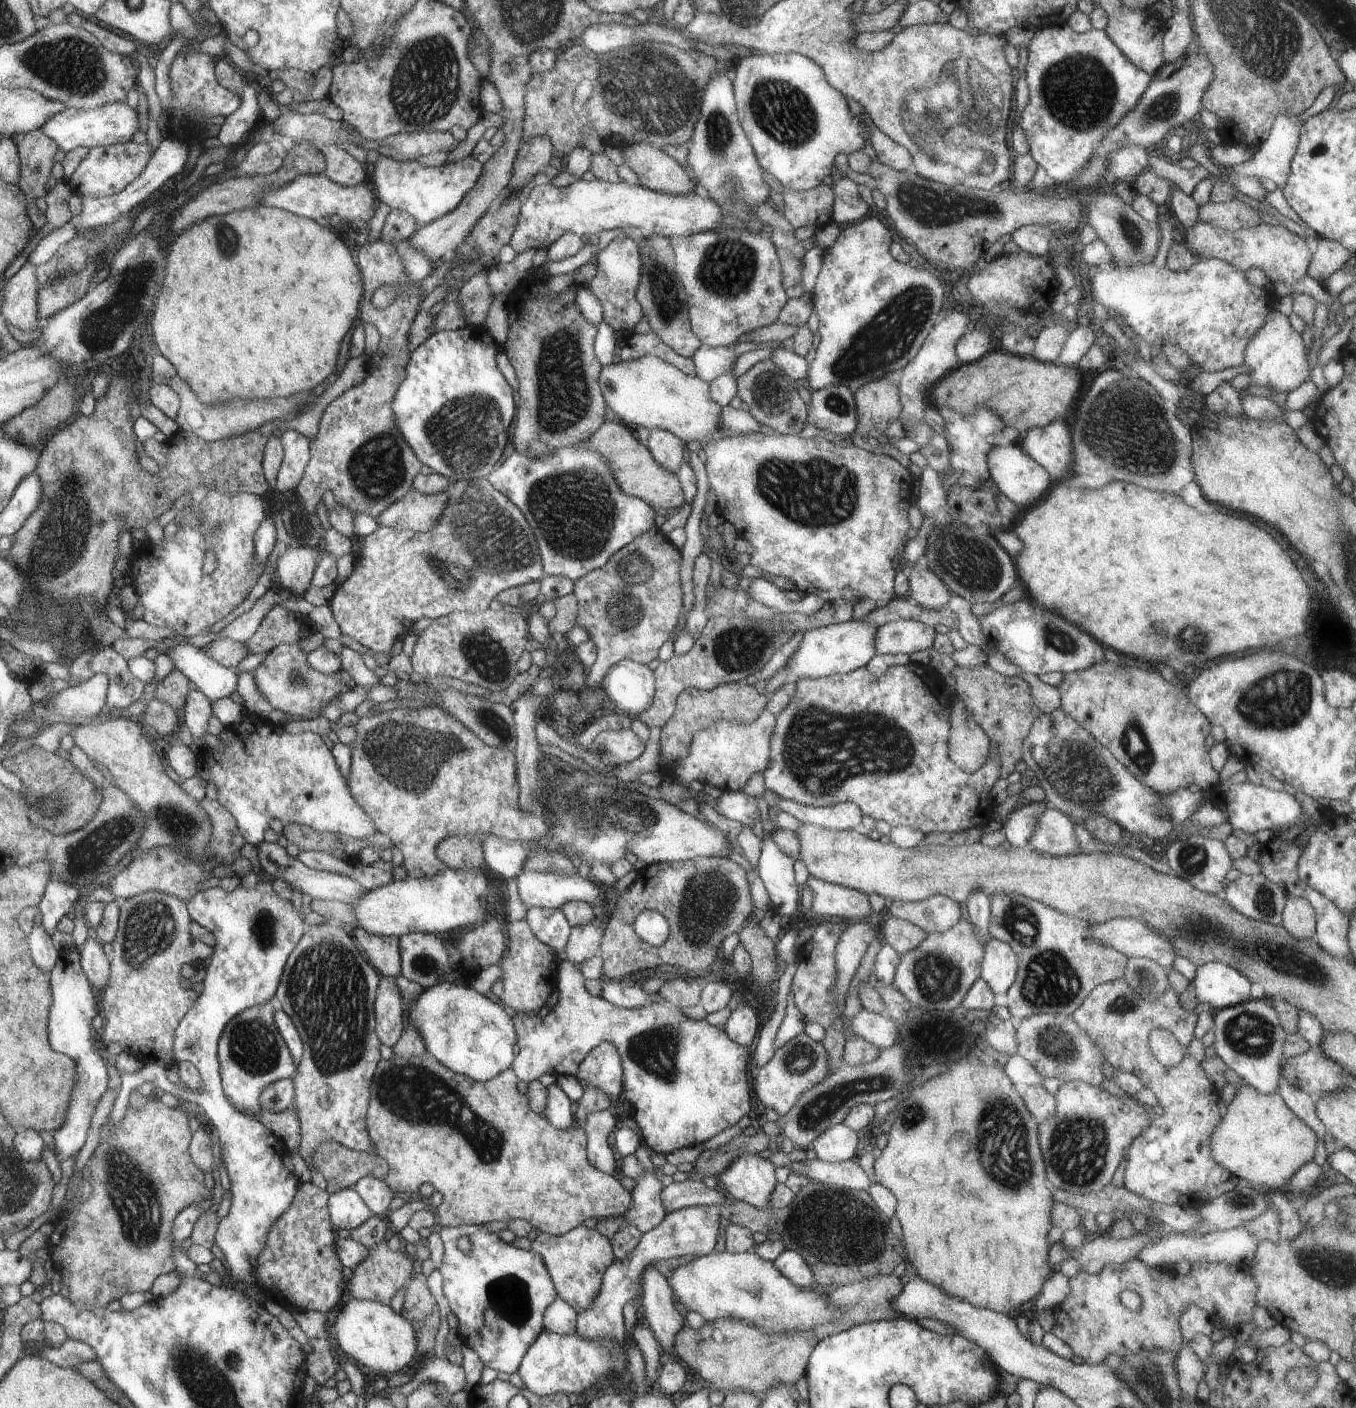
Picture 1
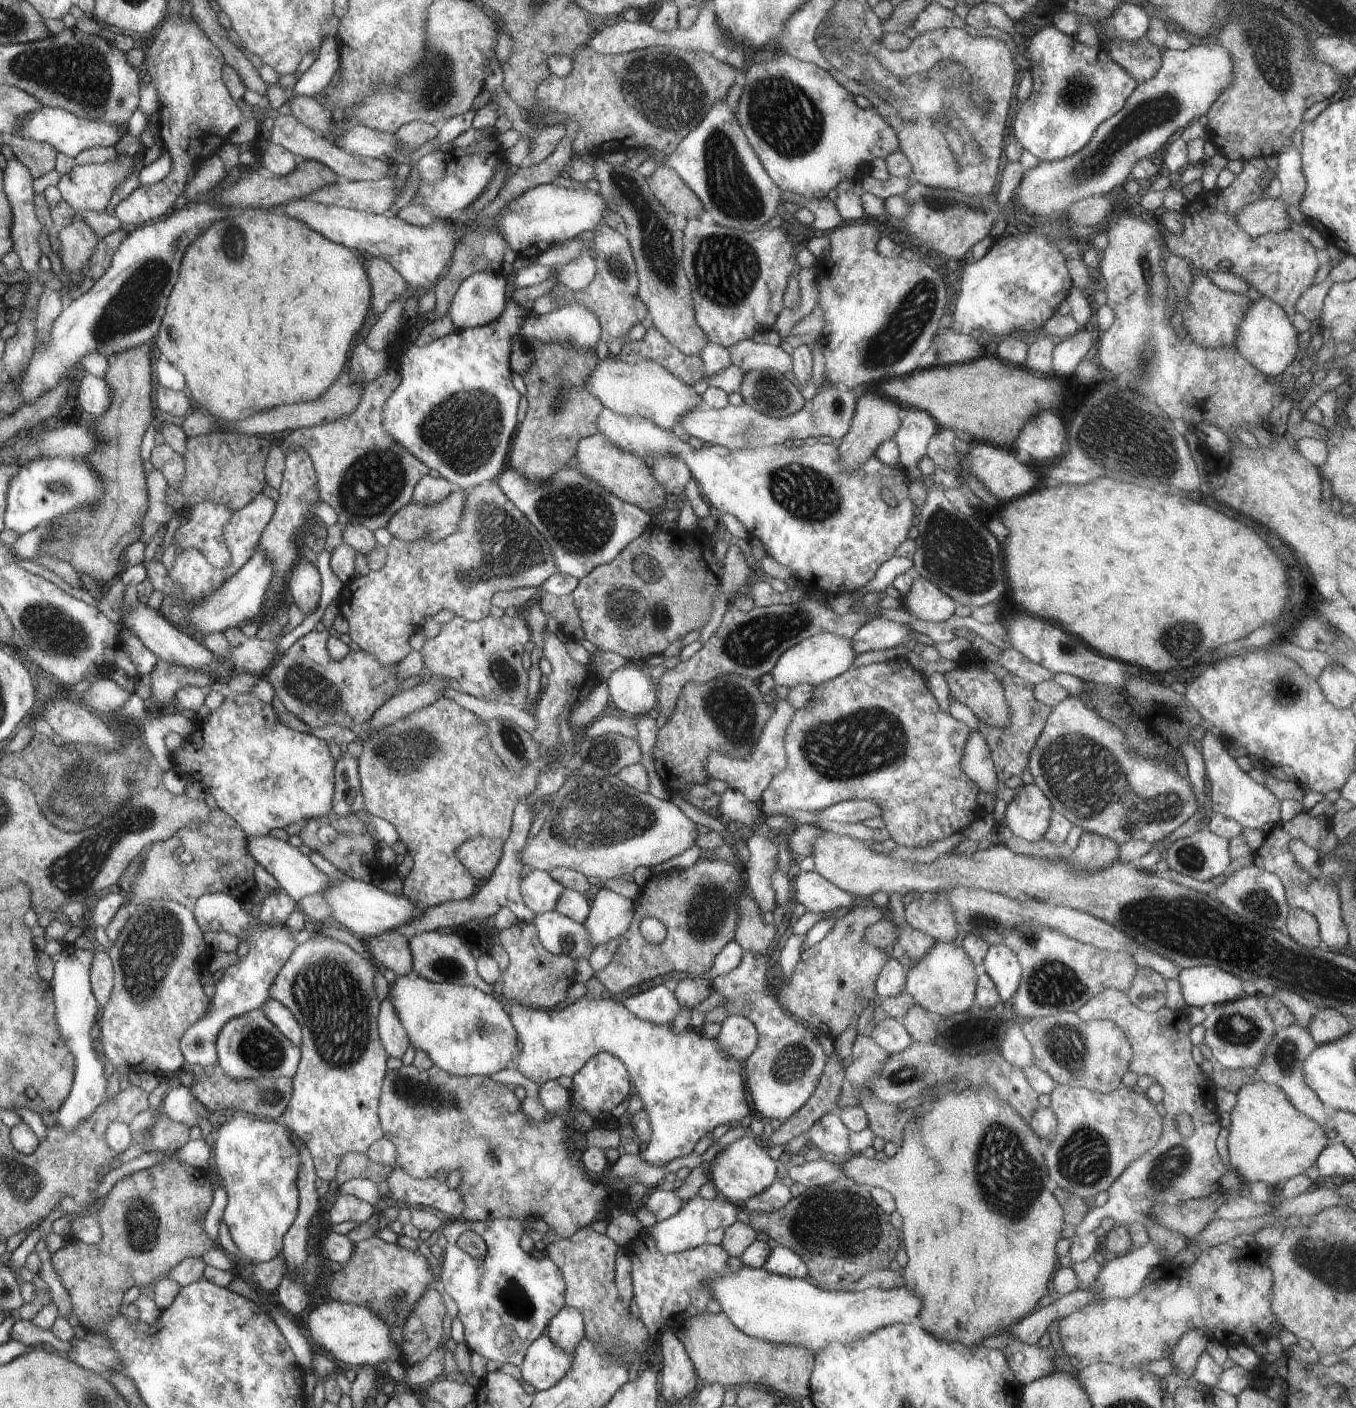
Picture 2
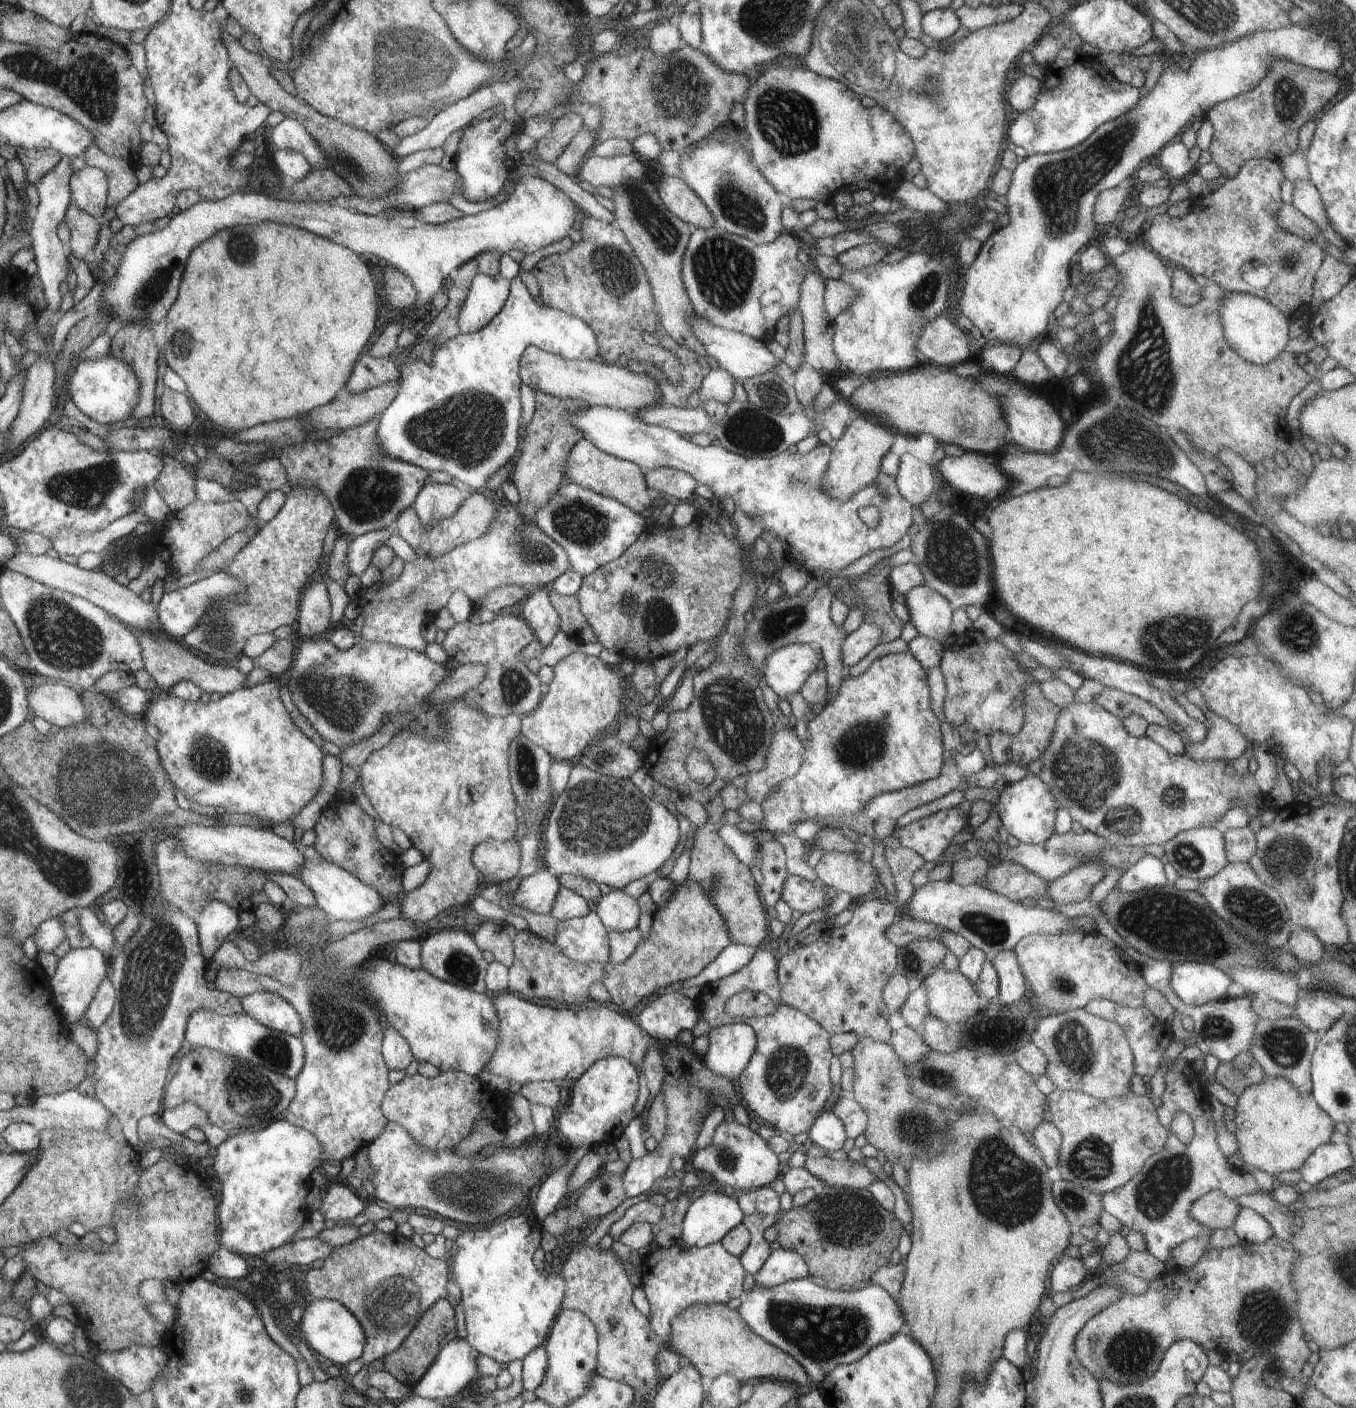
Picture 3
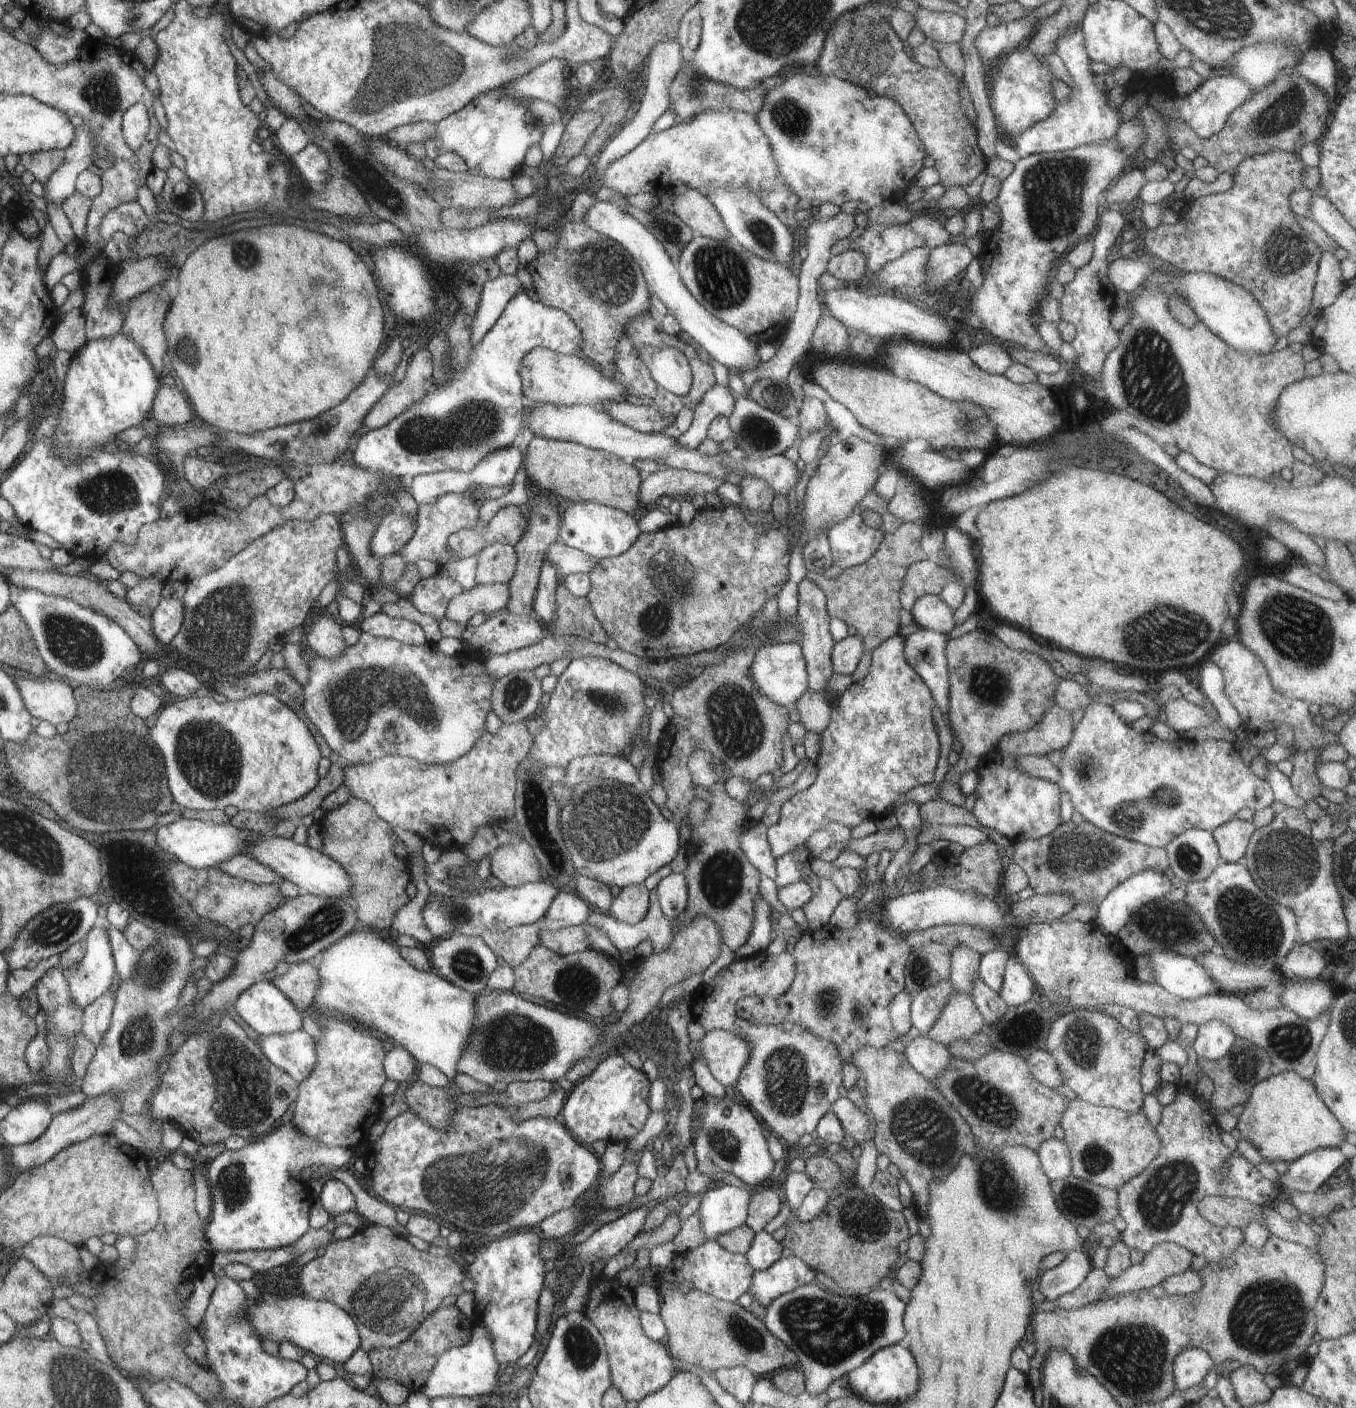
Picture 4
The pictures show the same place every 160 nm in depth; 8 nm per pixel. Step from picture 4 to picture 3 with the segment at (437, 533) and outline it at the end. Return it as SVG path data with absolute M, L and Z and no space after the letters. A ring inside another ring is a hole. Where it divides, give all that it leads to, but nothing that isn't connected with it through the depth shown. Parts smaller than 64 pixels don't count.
M427 481L411 507L423 525L432 525L454 516L464 501L458 486Z

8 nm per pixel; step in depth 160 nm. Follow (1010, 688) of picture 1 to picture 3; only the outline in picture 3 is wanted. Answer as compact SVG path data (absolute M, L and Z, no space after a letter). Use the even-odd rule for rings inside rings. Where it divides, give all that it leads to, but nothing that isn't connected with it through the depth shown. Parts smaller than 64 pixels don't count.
M1032 680L1025 689L1023 709L1025 712L1025 723L1018 734L1012 736L1000 734L998 736L1000 740L989 740L987 738L990 758L996 765L1015 762L1020 763L1022 766L1027 766L1030 762L1040 758L1048 748L1052 733L1055 732L1056 719L1059 717L1062 707L1050 702L1041 691L1039 682Z

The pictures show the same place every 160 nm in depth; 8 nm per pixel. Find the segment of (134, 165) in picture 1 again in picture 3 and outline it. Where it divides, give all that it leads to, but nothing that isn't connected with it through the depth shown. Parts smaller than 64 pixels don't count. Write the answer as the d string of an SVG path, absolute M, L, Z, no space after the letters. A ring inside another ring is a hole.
M87 165L82 170L74 171L69 187L71 202L81 206L88 214L102 218L107 191L112 188L103 170Z

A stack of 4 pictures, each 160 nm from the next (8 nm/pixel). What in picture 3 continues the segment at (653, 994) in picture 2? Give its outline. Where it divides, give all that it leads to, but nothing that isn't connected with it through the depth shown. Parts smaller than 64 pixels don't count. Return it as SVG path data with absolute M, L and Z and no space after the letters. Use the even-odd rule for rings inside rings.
M681 991L668 992L663 996L654 997L650 1004L646 1004L642 1008L642 1012L638 1014L638 1024L653 1039L657 1039L660 1043L671 1043L677 1039L678 1034L684 1029L692 1029L699 1020L699 1012L695 1000L685 997Z

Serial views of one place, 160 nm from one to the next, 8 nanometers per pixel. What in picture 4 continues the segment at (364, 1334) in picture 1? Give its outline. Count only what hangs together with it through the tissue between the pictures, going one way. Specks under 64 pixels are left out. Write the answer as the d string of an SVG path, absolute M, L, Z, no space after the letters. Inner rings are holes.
M300 1293L276 1296L262 1294L262 1300L249 1302L250 1322L256 1330L258 1338L272 1338L274 1342L292 1342L311 1356L326 1358L332 1362L345 1364L348 1358L362 1346L358 1324L354 1322L346 1310L335 1303L302 1298Z

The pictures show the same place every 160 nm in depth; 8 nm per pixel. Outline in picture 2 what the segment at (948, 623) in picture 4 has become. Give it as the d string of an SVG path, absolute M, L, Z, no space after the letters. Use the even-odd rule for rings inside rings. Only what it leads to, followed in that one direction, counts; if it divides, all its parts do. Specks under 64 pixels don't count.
M915 575L911 589L904 596L904 609L917 619L937 623L954 614L959 604L935 584Z

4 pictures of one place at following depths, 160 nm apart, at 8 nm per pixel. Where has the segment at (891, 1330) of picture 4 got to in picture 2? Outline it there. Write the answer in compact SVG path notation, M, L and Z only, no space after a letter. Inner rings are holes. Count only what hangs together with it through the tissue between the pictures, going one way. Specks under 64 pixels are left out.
M742 1265L739 1273L729 1275L714 1275L705 1283L713 1292L713 1298L722 1305L722 1312L728 1315L732 1324L737 1326L744 1334L754 1338L770 1341L771 1343L794 1345L809 1350L814 1357L822 1352L830 1343L852 1345L863 1341L875 1330L890 1326L891 1324L910 1324L913 1318L919 1316L923 1301L914 1296L906 1287L897 1289L865 1288L861 1291L836 1291L821 1288L807 1278L797 1279L770 1274L764 1269L755 1269Z

